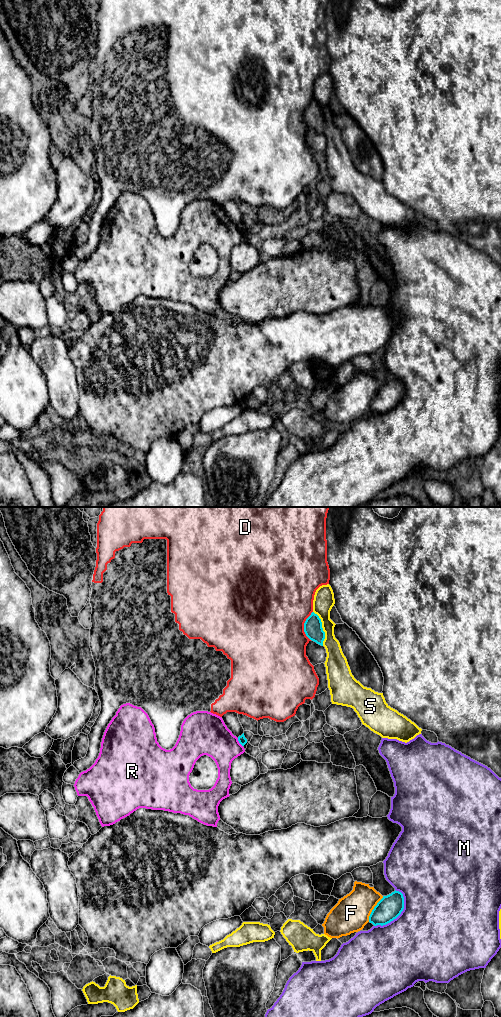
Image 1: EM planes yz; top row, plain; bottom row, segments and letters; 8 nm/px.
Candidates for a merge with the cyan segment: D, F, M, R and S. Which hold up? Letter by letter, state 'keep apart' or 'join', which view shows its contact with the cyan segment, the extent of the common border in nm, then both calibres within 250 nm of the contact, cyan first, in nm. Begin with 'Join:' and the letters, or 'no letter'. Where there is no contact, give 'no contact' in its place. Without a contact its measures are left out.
Join: no letter
D: keep apart; meets cyan in yz; contact 240 nm long; 150 nm thick on the cyan side, 500 nm on the other
F: keep apart; meets cyan in yz; contact 240 nm long; 190 nm thick on the cyan side, 280 nm on the other
M: keep apart; meets cyan in yz; contact 360 nm long; 190 nm thick on the cyan side, 500 nm on the other
R: keep apart; meets cyan in yz; contact 80 nm long; 70 nm thick on the cyan side, 320 nm on the other
S: keep apart; meets cyan in yz; contact 300 nm long; 150 nm thick on the cyan side, 160 nm on the other

